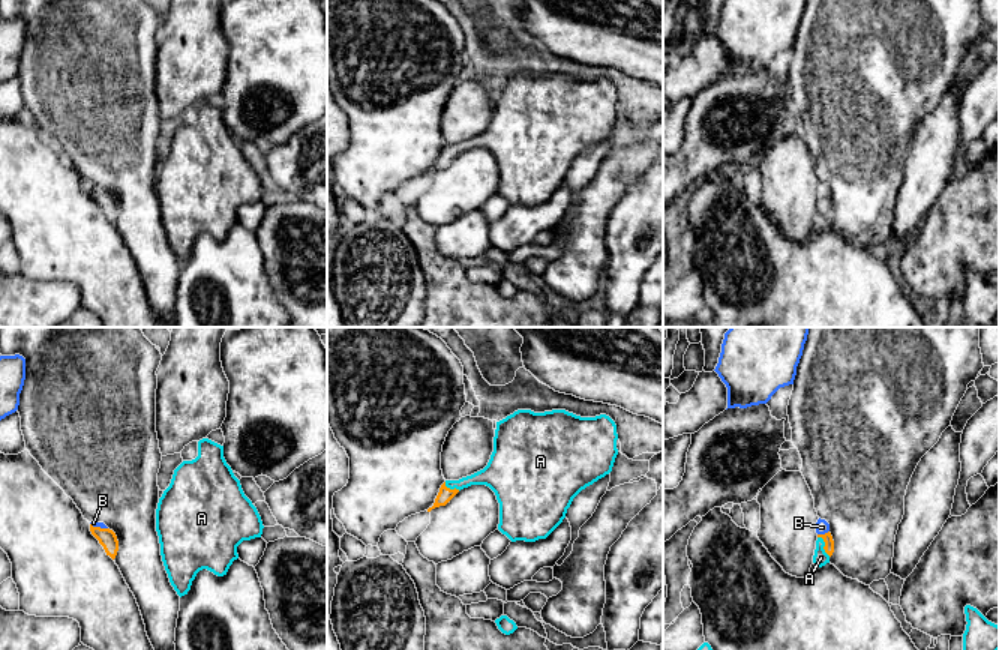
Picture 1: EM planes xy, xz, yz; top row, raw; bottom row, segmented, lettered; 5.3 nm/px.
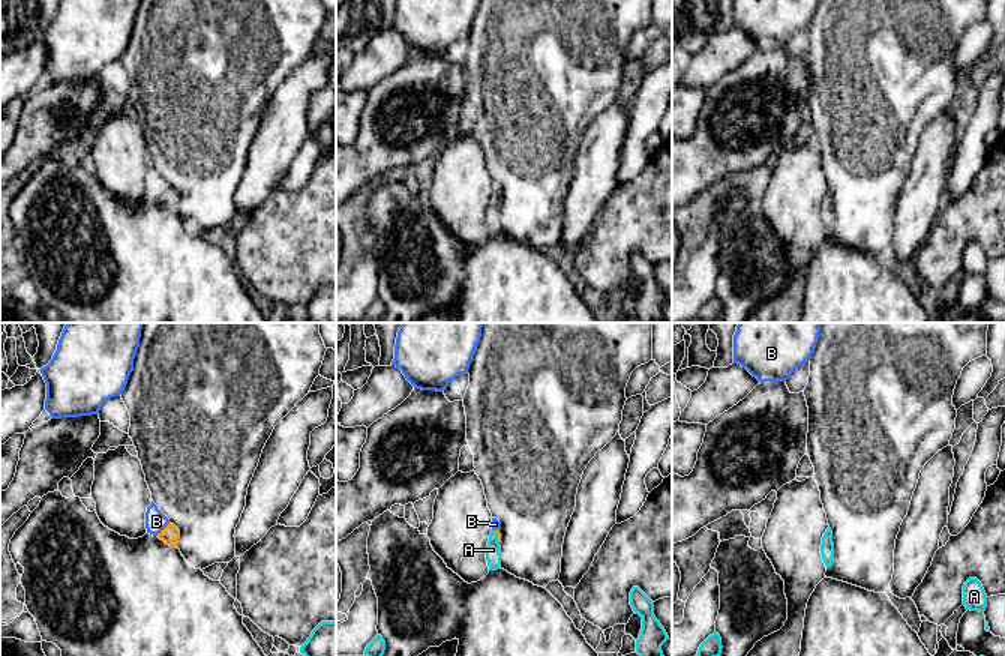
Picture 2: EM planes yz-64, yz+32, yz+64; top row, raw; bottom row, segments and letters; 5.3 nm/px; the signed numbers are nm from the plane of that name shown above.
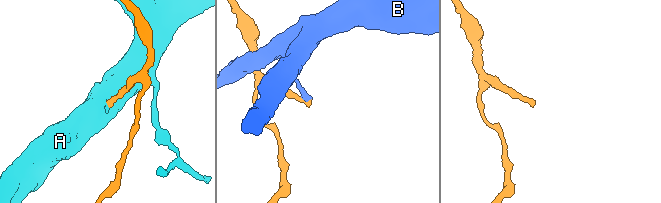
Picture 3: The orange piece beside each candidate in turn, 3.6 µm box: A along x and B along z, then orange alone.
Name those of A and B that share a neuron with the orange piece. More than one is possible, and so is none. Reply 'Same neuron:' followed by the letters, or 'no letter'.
Same neuron: A

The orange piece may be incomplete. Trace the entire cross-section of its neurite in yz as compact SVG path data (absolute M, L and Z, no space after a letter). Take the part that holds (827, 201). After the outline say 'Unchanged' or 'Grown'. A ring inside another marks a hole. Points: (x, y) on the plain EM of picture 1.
M828 195L825 198L818 198L813 227L819 231L825 230L826 227L830 227L830 221L832 219L832 216L834 204L831 197Z. Grown

